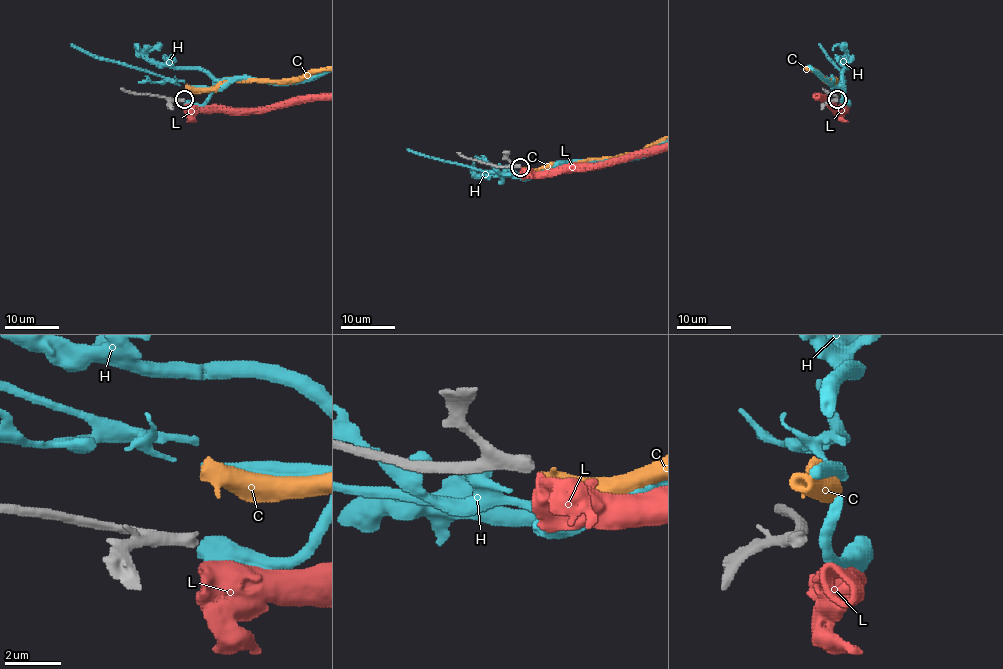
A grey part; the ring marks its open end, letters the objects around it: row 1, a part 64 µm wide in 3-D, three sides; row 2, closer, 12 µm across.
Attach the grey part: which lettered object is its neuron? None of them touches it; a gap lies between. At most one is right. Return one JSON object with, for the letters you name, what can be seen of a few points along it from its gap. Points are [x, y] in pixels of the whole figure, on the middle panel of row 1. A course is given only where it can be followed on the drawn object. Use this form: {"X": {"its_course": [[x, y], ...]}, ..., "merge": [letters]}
{"merge": []}

